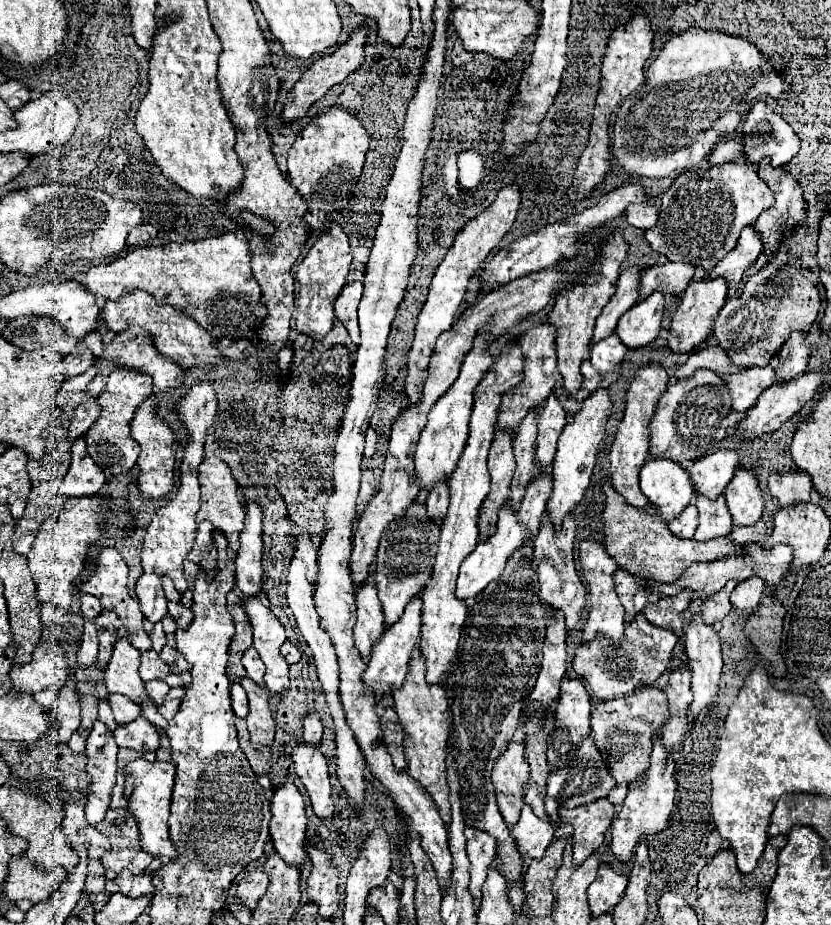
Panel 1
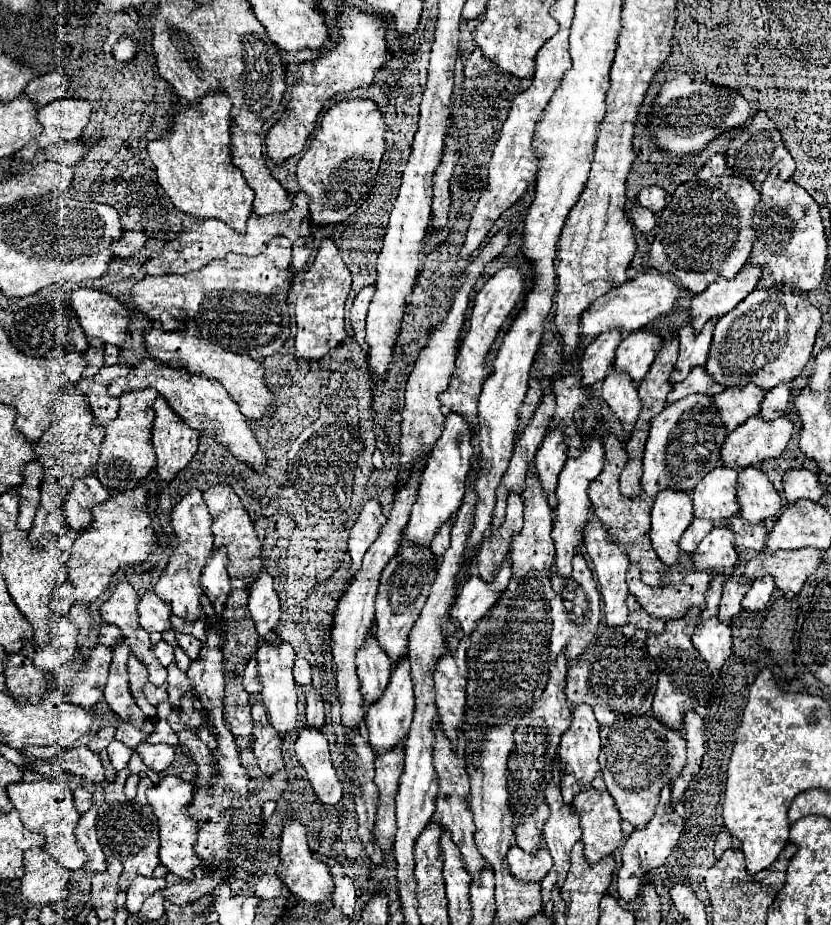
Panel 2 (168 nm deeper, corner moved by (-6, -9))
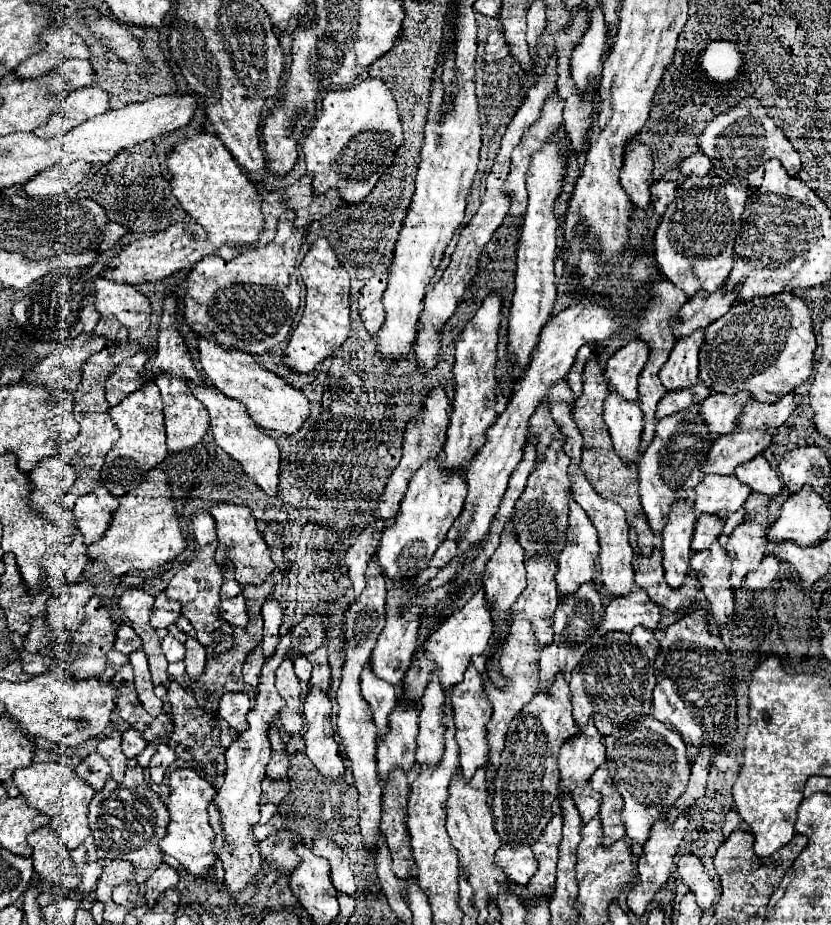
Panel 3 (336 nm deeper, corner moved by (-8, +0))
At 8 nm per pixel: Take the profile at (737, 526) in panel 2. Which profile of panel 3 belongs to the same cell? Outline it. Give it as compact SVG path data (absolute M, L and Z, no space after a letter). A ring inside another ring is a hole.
M738 510L738 512L734 513L722 512L720 518L724 522L724 534L729 536L736 527L744 523L744 520L746 520L746 512L744 510Z

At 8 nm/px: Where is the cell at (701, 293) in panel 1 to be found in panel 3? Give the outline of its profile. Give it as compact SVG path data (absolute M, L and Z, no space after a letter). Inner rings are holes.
M696 330L694 334L676 342L668 362L662 366L658 374L668 392L682 390L698 380L698 350L702 342L704 330Z

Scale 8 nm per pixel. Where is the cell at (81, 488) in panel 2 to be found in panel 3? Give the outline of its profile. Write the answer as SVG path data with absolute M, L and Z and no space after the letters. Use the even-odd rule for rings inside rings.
M104 486L94 488L90 494L78 498L74 516L78 518L78 530L84 534L84 544L94 544L110 526L110 514L118 508L118 498Z

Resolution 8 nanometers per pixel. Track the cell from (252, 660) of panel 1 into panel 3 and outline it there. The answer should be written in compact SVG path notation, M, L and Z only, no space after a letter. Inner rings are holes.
M258 644L246 658L244 666L242 666L242 674L244 674L244 682L250 684L250 686L258 686L260 682L260 670L262 670L262 664L264 664L264 656L262 656L262 646Z

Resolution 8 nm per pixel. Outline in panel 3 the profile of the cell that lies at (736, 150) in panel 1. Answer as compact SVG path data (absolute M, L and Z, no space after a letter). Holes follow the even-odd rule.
M696 152L696 154L688 156L688 158L684 158L678 168L680 168L682 176L700 176L702 178L702 176L710 174L710 158Z

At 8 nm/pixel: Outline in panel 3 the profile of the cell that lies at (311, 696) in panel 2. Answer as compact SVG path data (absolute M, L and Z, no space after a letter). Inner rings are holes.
M322 664L322 666L314 666L312 668L312 680L314 686L320 686L322 690L330 688L330 666Z

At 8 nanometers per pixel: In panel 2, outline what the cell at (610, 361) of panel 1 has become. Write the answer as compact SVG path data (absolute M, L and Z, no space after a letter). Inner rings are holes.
M612 367L602 381L602 399L622 421L624 435L628 437L630 431L634 429L634 421L638 419L638 411L640 411L638 391L632 379L628 379L624 371L614 371Z

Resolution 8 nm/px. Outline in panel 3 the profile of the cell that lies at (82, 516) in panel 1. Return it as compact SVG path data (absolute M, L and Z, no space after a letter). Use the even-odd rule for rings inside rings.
M152 468L144 484L118 500L120 508L114 512L108 532L98 542L88 546L90 560L102 562L114 576L122 576L130 570L164 566L186 548L186 544L180 544L178 514L174 510L174 504L170 504L174 500L170 492L170 478L164 474L162 468Z

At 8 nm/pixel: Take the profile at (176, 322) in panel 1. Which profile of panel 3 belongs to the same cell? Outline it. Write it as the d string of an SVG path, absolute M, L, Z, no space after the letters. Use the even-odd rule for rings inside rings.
M200 338L198 354L200 354L198 356L200 368L208 374L212 384L218 390L222 390L226 396L240 400L246 406L246 412L256 426L290 436L296 434L302 428L302 424L308 420L310 416L308 398L300 390L292 388L286 380L260 368L254 356L240 350L224 350L214 340L206 340L206 338Z

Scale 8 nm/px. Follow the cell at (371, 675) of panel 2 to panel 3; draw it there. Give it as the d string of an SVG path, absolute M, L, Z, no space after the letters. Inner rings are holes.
M370 666L362 672L362 696L368 702L372 710L372 720L378 728L378 738L386 734L386 722L390 716L390 710L394 710L394 702L398 702L396 688L384 680L380 680Z

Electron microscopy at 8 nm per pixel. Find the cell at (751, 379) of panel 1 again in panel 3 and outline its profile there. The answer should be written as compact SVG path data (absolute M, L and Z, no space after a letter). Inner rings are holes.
M738 392L734 396L726 394L710 394L700 404L702 422L710 428L710 434L730 434L736 430L736 418L742 414L742 408L750 402L748 392Z

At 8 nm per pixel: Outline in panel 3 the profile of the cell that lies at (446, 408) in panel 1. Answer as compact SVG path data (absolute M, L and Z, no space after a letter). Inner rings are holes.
M428 460L410 480L410 486L400 502L400 512L382 536L380 546L376 550L378 564L382 574L390 580L414 578L424 568L428 568L434 550L446 540L446 534L462 512L462 502L466 498L466 482L462 474L446 472L440 468L440 460Z

